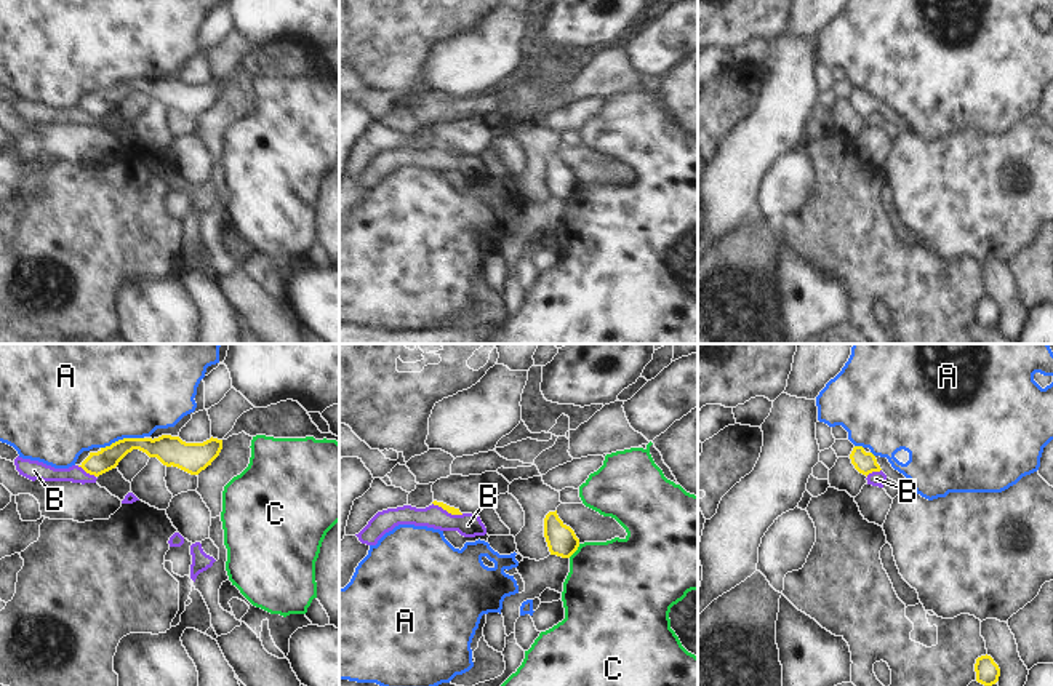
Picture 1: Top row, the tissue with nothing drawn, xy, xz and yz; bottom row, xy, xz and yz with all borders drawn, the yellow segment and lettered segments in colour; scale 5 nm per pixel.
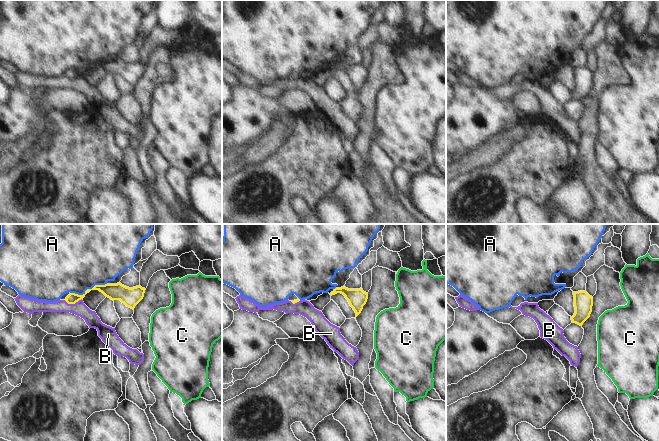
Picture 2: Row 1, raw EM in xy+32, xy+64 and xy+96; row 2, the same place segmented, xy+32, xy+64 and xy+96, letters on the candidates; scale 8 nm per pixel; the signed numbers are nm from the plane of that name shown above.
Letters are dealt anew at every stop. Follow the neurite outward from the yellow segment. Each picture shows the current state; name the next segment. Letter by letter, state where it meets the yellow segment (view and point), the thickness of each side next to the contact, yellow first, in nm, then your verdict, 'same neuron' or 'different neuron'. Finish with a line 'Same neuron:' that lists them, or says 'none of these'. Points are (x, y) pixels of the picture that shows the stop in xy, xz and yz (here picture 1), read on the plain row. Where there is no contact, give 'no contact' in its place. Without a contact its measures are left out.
A: contact xy (124, 80); calibres 150 and 460 nm; different neuron
B: contact xz (448, 154); calibres 40 and 120 nm; different neuron
C: contact xz (575, 192); calibres 150 and 440 nm; different neuron
Same neuron: none of these

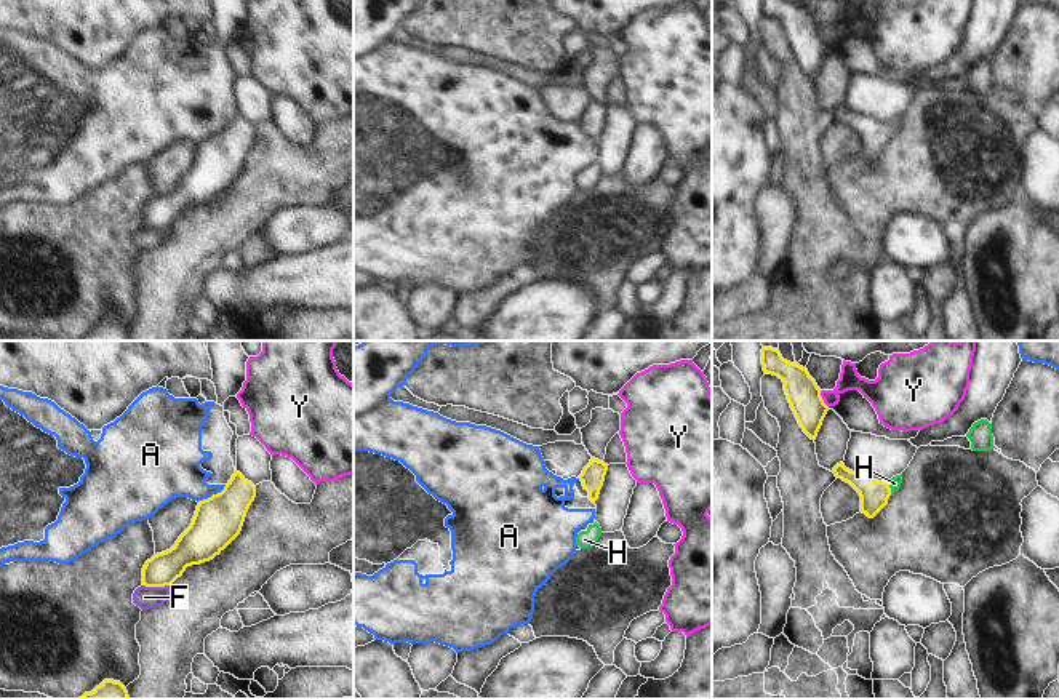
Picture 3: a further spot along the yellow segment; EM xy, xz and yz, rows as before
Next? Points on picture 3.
A: contact xy (213, 136); calibres 240 and 280 nm; different neuron
F: contact xy (155, 227); calibres 160 and 110 nm; different neuron
H: contact yz (890, 130); calibres 140 and 60 nm; same neuron
Y: contact yz (821, 40); calibres 160 and 100 nm; different neuron
Same neuron: H

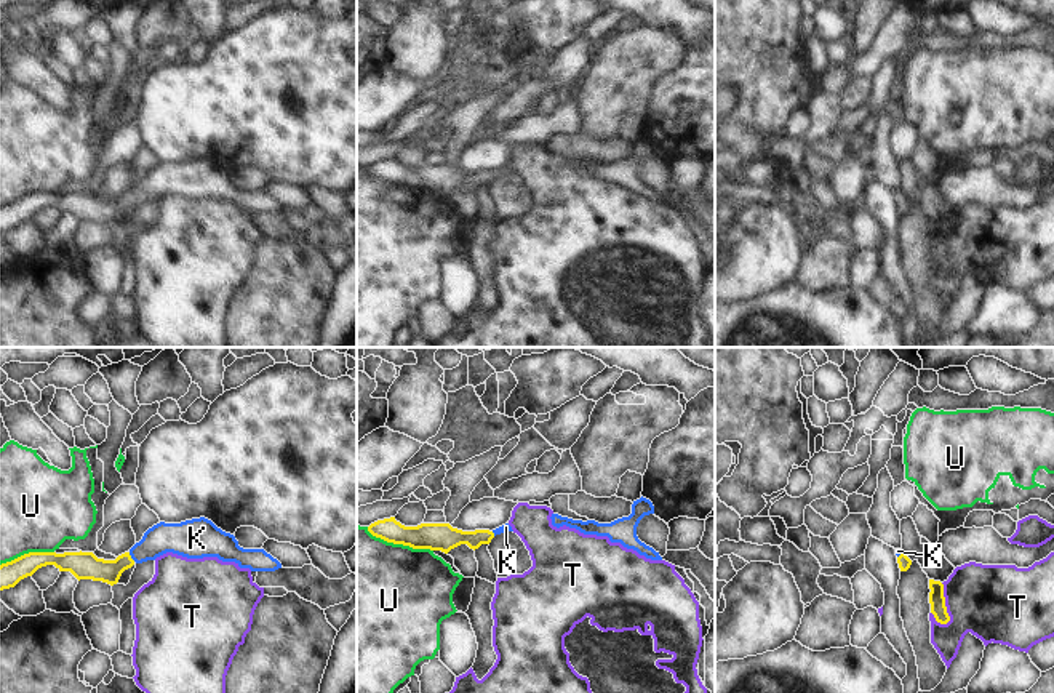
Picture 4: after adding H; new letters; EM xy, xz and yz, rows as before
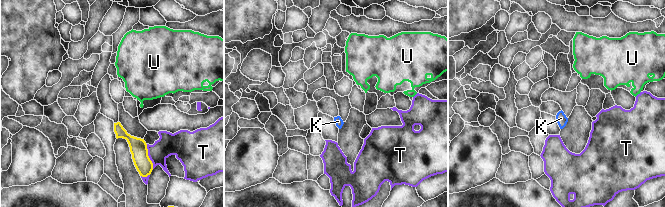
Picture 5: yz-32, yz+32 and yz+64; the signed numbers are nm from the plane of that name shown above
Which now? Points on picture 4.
K: contact xy (130, 199); calibres 140 and 150 nm; same neuron
T: contact yz (944, 245); calibres 80 and 380 nm; different neuron
U: contact xz (399, 184); calibres 140 and 480 nm; different neuron
Same neuron: K

